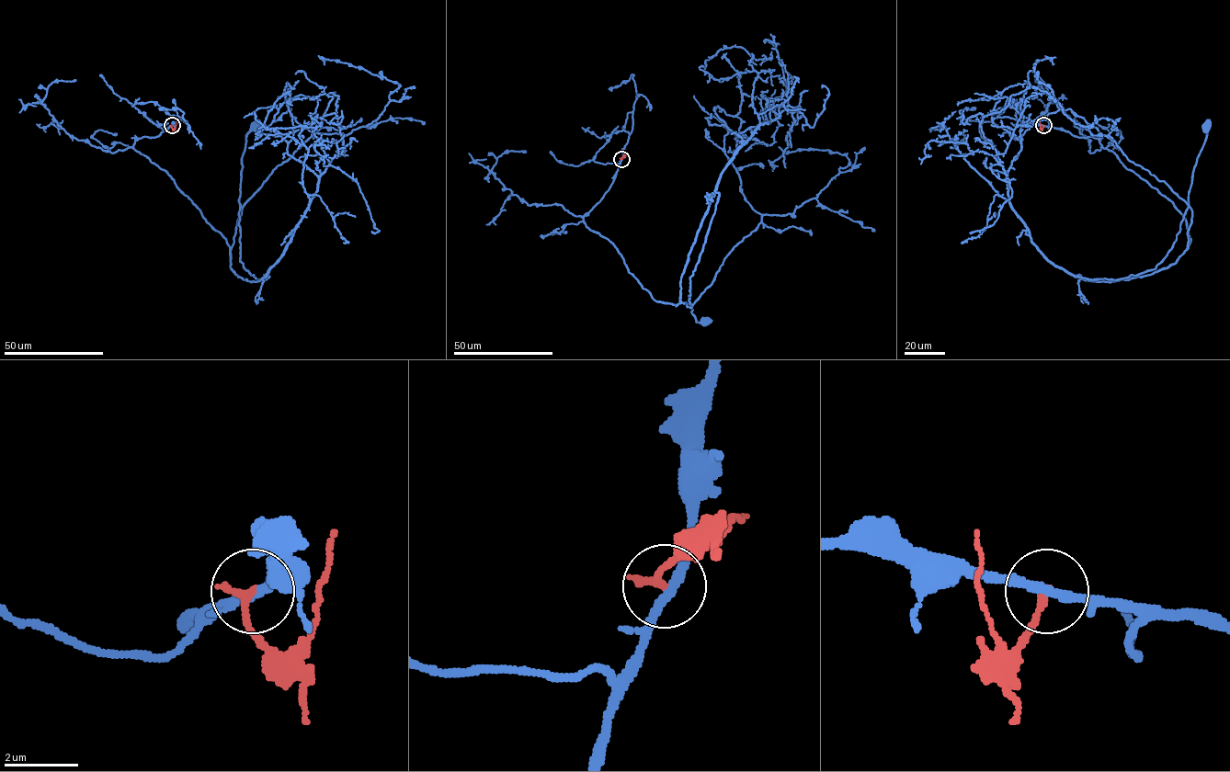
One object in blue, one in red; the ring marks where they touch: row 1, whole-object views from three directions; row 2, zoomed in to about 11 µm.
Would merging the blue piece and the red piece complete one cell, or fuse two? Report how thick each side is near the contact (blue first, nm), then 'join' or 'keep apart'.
calibres 260 and 240 nm; keep apart

